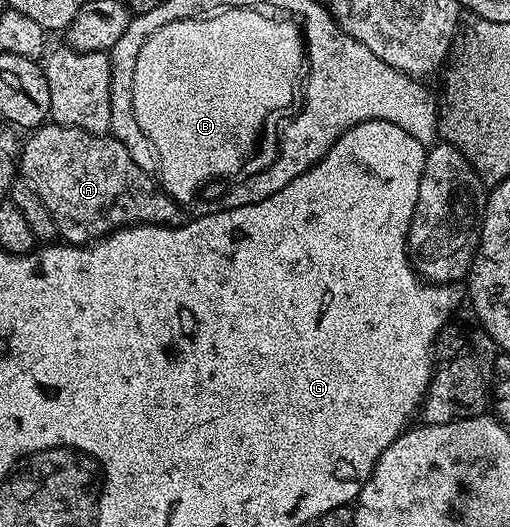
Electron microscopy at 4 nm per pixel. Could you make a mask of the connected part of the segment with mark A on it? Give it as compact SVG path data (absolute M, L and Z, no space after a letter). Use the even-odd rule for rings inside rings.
M48 121L41 127L36 127L30 132L31 135L23 143L23 152L17 155L17 171L21 176L22 182L29 184L33 189L33 193L37 193L37 197L41 197L41 201L45 201L45 209L49 209L49 217L53 217L53 221L59 230L58 238L67 245L91 245L103 238L105 235L111 235L114 231L120 231L122 227L133 227L140 223L158 223L160 225L175 225L180 222L181 211L180 204L174 199L169 198L167 192L159 186L154 178L147 176L149 173L147 167L138 167L133 161L133 157L129 153L129 149L125 149L125 145L121 145L121 141L117 141L110 134L94 135L93 133L85 133L76 127L66 127L54 121Z

